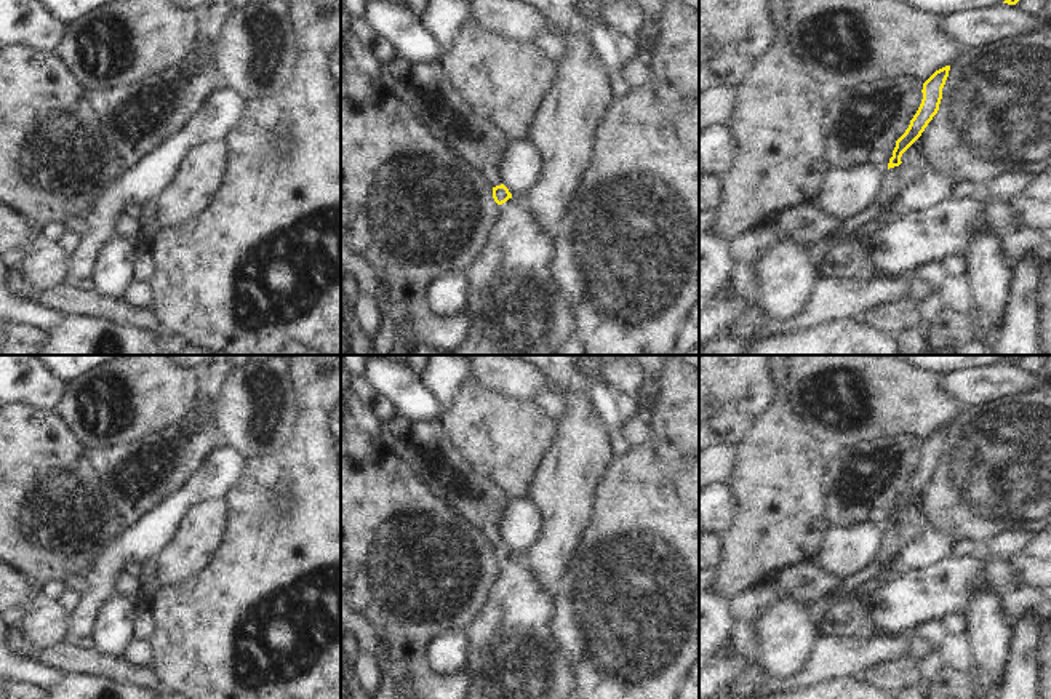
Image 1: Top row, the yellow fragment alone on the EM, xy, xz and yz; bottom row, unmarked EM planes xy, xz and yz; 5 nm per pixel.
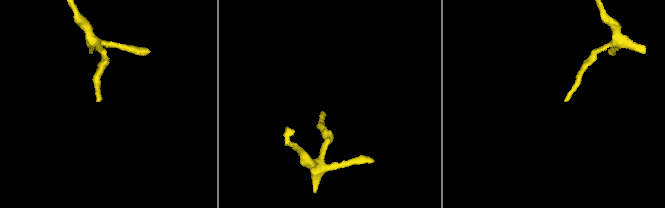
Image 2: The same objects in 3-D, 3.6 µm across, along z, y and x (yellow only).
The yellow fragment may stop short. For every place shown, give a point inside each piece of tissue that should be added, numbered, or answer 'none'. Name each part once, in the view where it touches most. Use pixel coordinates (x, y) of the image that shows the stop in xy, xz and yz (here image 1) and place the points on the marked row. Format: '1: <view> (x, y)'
1: yz (895, 179)

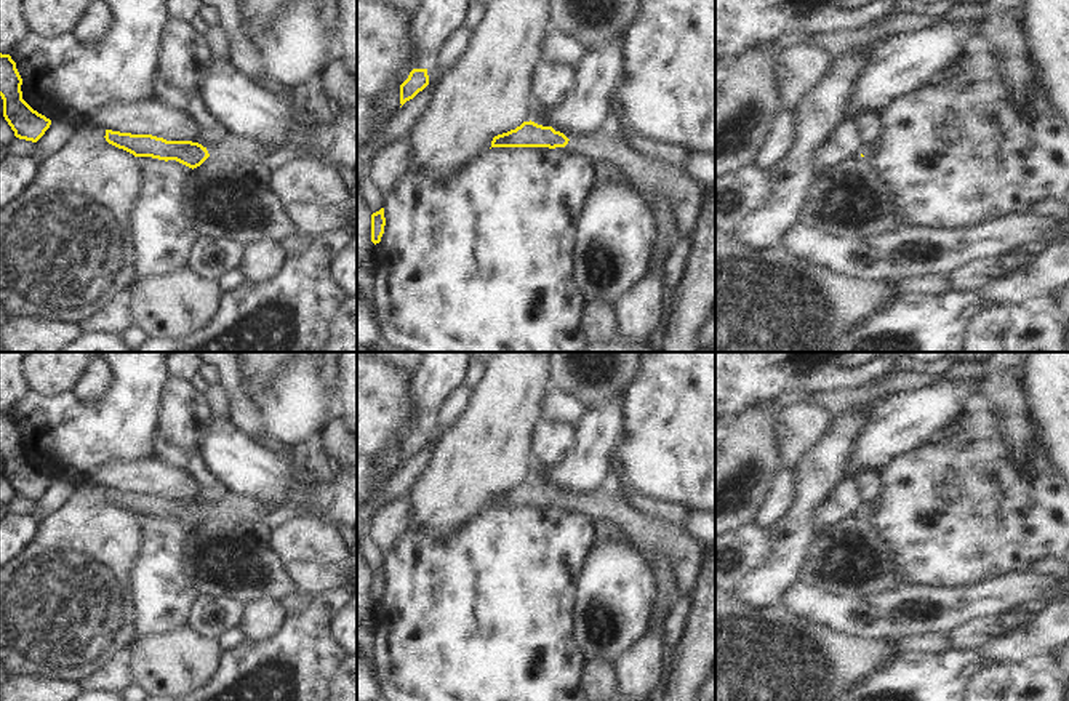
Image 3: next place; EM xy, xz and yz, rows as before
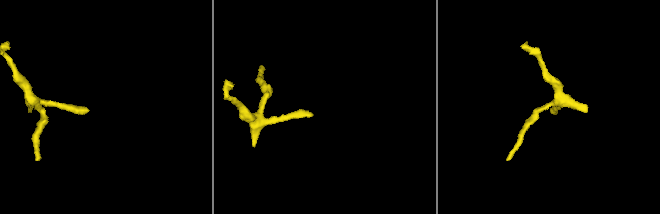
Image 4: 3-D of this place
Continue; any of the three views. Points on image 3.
1: xy (232, 149)

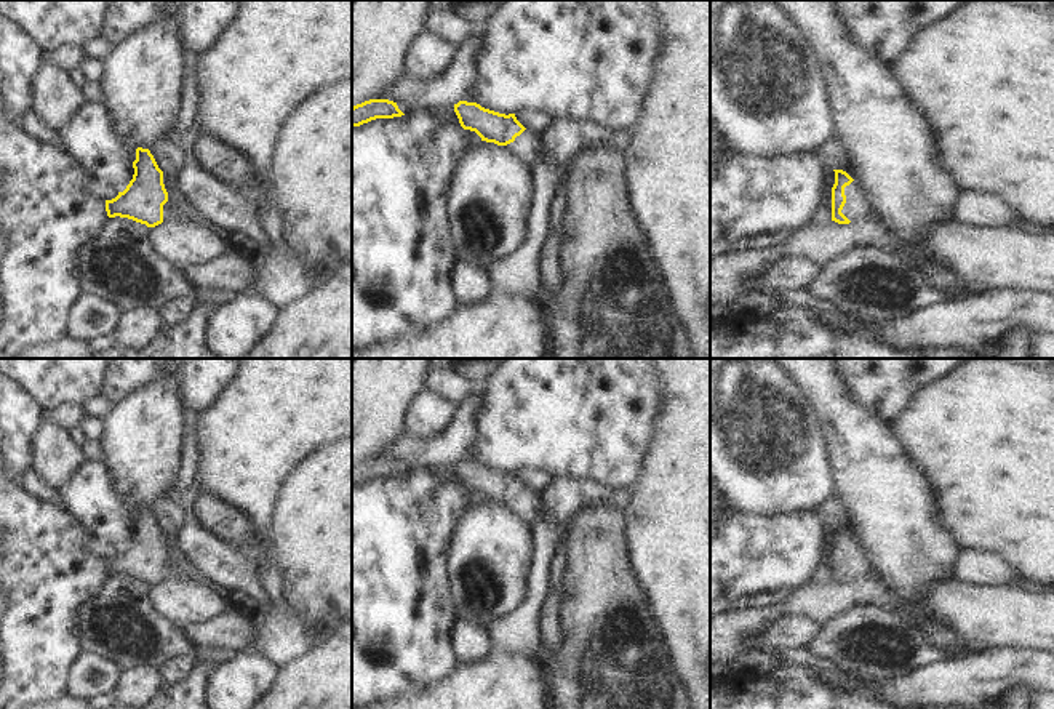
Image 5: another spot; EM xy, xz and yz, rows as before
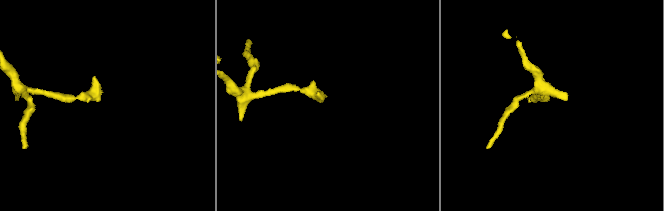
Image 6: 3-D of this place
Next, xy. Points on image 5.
1: xy (168, 215)

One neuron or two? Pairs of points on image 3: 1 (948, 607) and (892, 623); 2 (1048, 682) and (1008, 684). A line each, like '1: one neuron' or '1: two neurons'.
1: one neuron
2: one neuron

